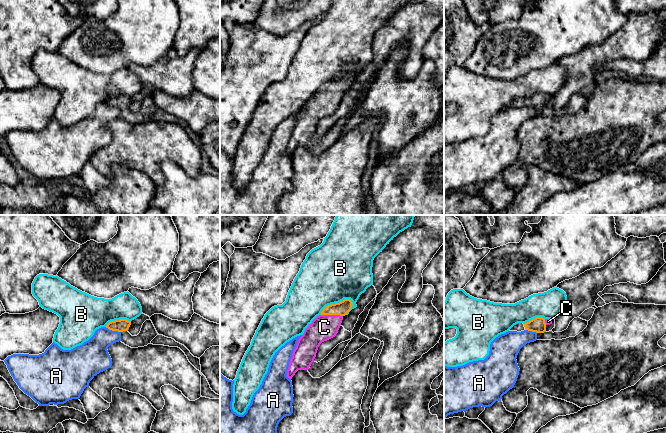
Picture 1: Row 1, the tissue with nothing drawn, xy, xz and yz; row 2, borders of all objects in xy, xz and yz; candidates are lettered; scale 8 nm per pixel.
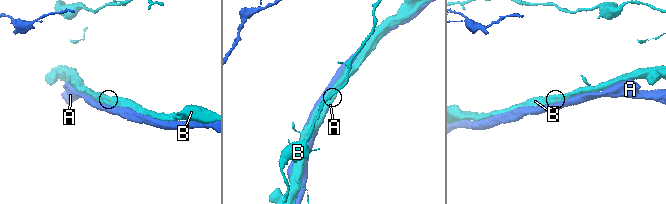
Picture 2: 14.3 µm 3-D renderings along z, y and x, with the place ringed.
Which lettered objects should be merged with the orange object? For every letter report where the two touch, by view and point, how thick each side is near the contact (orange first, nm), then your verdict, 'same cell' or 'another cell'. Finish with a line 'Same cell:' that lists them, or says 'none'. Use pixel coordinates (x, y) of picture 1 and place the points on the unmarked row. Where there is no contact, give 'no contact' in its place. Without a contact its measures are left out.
A: meets orange in xy at (113, 106); 100 nm thick on the orange side, 240 nm on the other; another cell
B: meets orange in xz at (335, 79); 110 nm thick on the orange side, 480 nm on the other; another cell
C: meets orange in xz at (332, 90); 110 nm thick on the orange side, 200 nm on the other; same cell
Same cell: C

